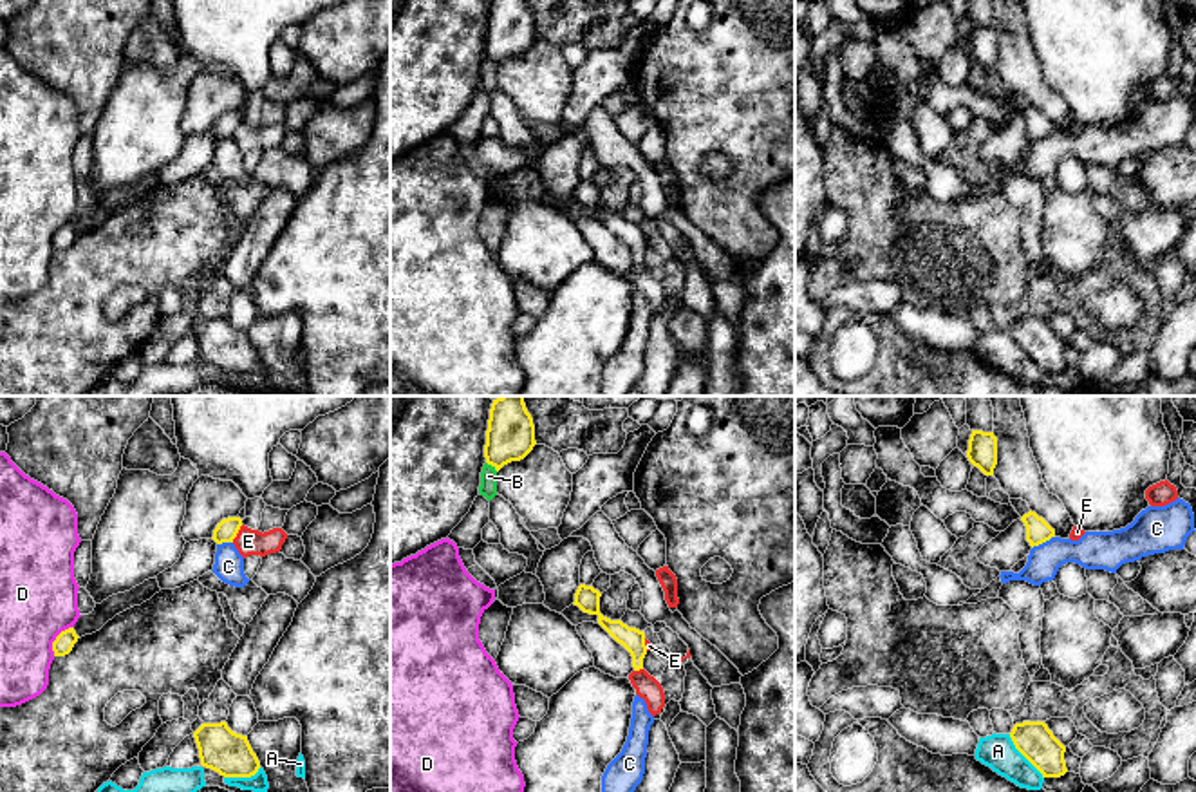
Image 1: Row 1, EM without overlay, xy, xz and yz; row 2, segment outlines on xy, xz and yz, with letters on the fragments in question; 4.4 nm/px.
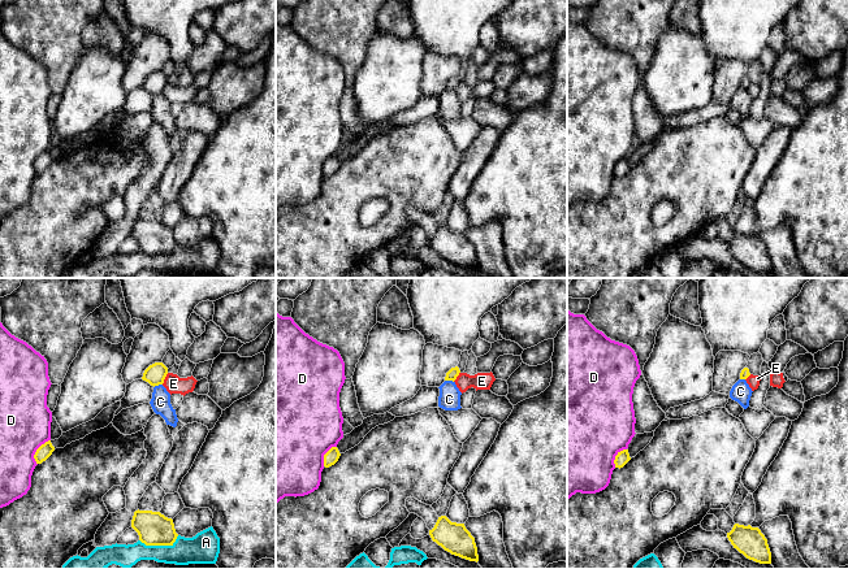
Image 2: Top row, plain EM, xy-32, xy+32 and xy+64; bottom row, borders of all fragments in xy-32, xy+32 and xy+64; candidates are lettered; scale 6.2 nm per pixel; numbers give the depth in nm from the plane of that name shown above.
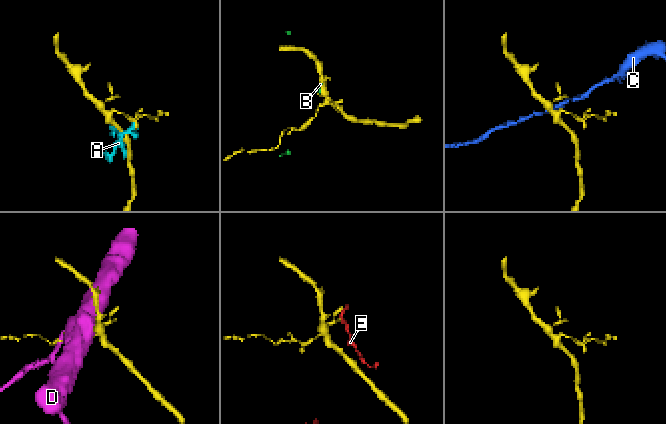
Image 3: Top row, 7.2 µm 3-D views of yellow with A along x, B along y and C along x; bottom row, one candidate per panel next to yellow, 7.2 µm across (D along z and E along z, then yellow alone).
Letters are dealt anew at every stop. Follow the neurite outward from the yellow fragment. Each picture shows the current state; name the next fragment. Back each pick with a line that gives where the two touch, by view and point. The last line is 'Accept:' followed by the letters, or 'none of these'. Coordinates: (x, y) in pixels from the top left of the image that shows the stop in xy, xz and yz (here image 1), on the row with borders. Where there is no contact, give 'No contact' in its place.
Accept: none of these

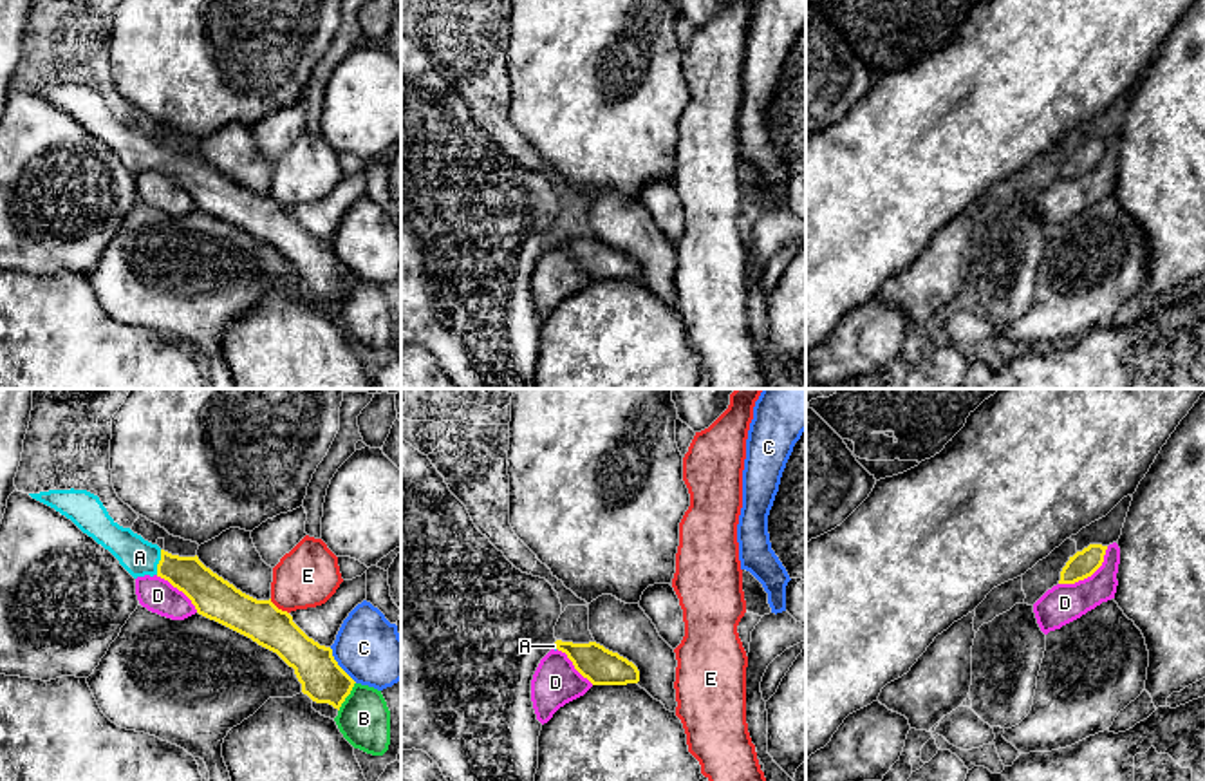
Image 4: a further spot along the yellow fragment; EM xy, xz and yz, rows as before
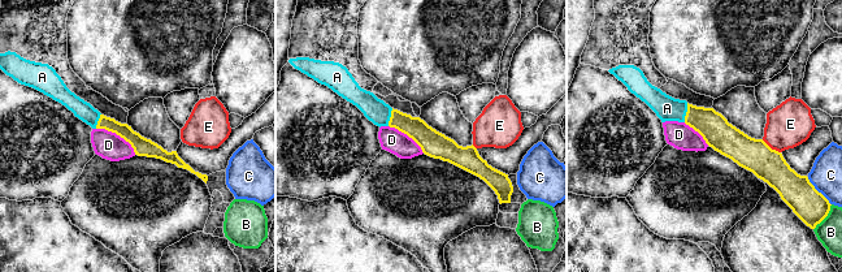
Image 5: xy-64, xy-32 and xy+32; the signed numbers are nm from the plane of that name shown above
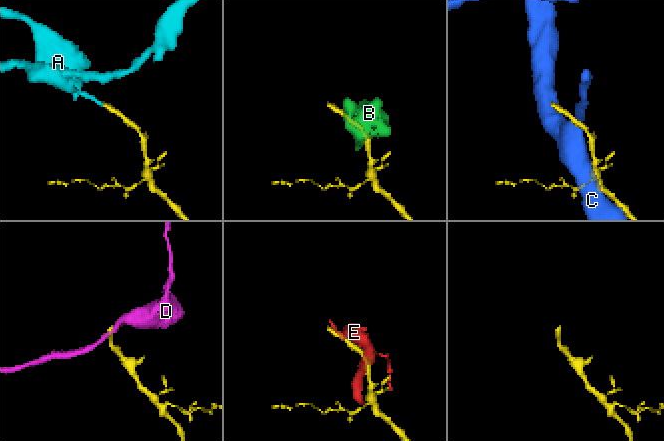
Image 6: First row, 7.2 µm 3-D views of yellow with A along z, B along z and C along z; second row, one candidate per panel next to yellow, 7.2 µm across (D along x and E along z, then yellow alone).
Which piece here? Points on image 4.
A: Touches yellow at xy (159, 563)
Accept: A

